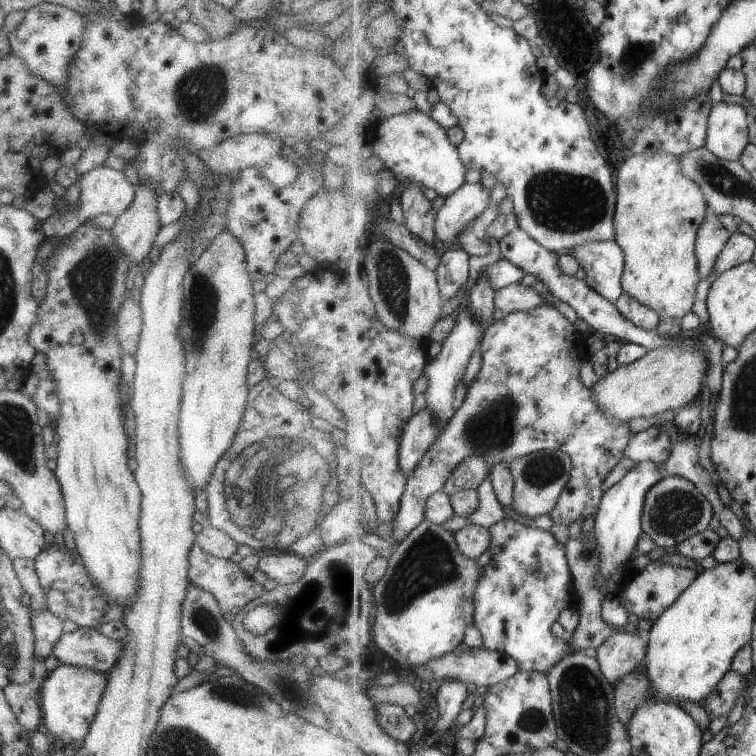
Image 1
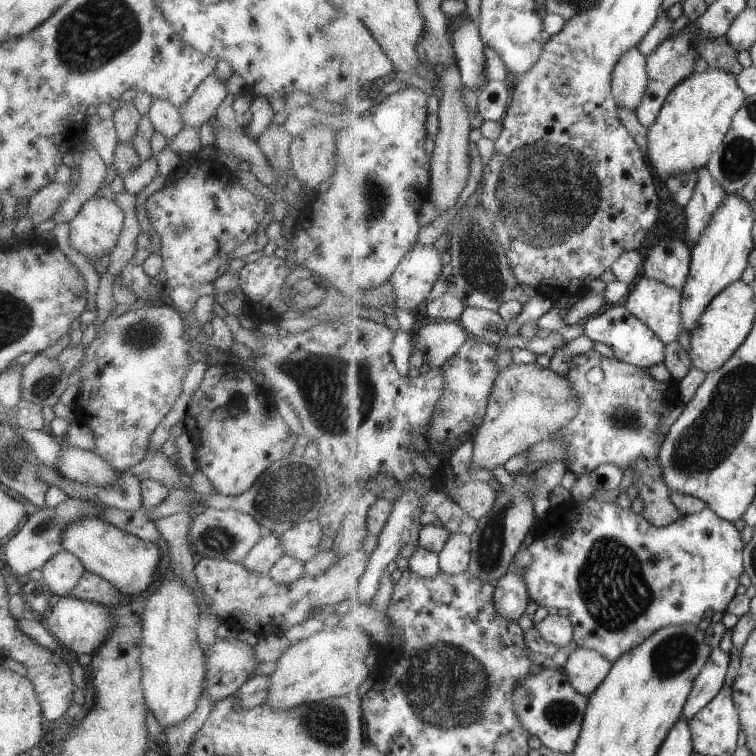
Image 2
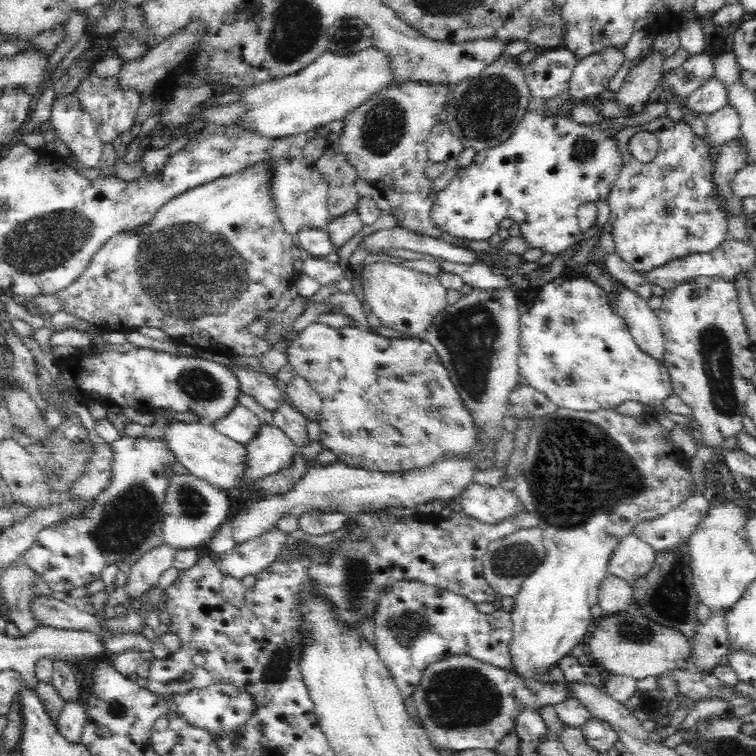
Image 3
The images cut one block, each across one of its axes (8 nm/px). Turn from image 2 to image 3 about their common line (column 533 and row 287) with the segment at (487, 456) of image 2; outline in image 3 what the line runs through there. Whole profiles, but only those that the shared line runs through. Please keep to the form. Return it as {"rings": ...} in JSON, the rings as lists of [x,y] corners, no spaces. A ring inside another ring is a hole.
{"rings":[[[374,262],[362,265],[361,282],[365,302],[381,324],[403,334],[409,334],[412,338],[422,334],[427,326],[430,326],[434,316],[448,305],[447,288],[442,286],[439,277],[415,271],[408,264]]]}

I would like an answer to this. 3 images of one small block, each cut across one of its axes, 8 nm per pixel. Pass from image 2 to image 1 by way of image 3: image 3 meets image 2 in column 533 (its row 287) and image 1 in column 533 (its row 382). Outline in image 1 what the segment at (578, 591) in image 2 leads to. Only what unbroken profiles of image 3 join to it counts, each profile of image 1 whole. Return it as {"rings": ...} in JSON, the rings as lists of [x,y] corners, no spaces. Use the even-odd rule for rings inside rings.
{"rings":[[[505,516],[491,526],[491,560],[483,567],[481,580],[477,584],[473,604],[474,625],[483,636],[484,647],[491,650],[503,650],[519,662],[519,671],[549,673],[565,656],[571,653],[569,639],[558,638],[551,632],[551,626],[558,622],[563,610],[576,607],[578,595],[574,577],[566,556],[566,545],[555,540],[555,536],[541,528],[526,526]]]}

